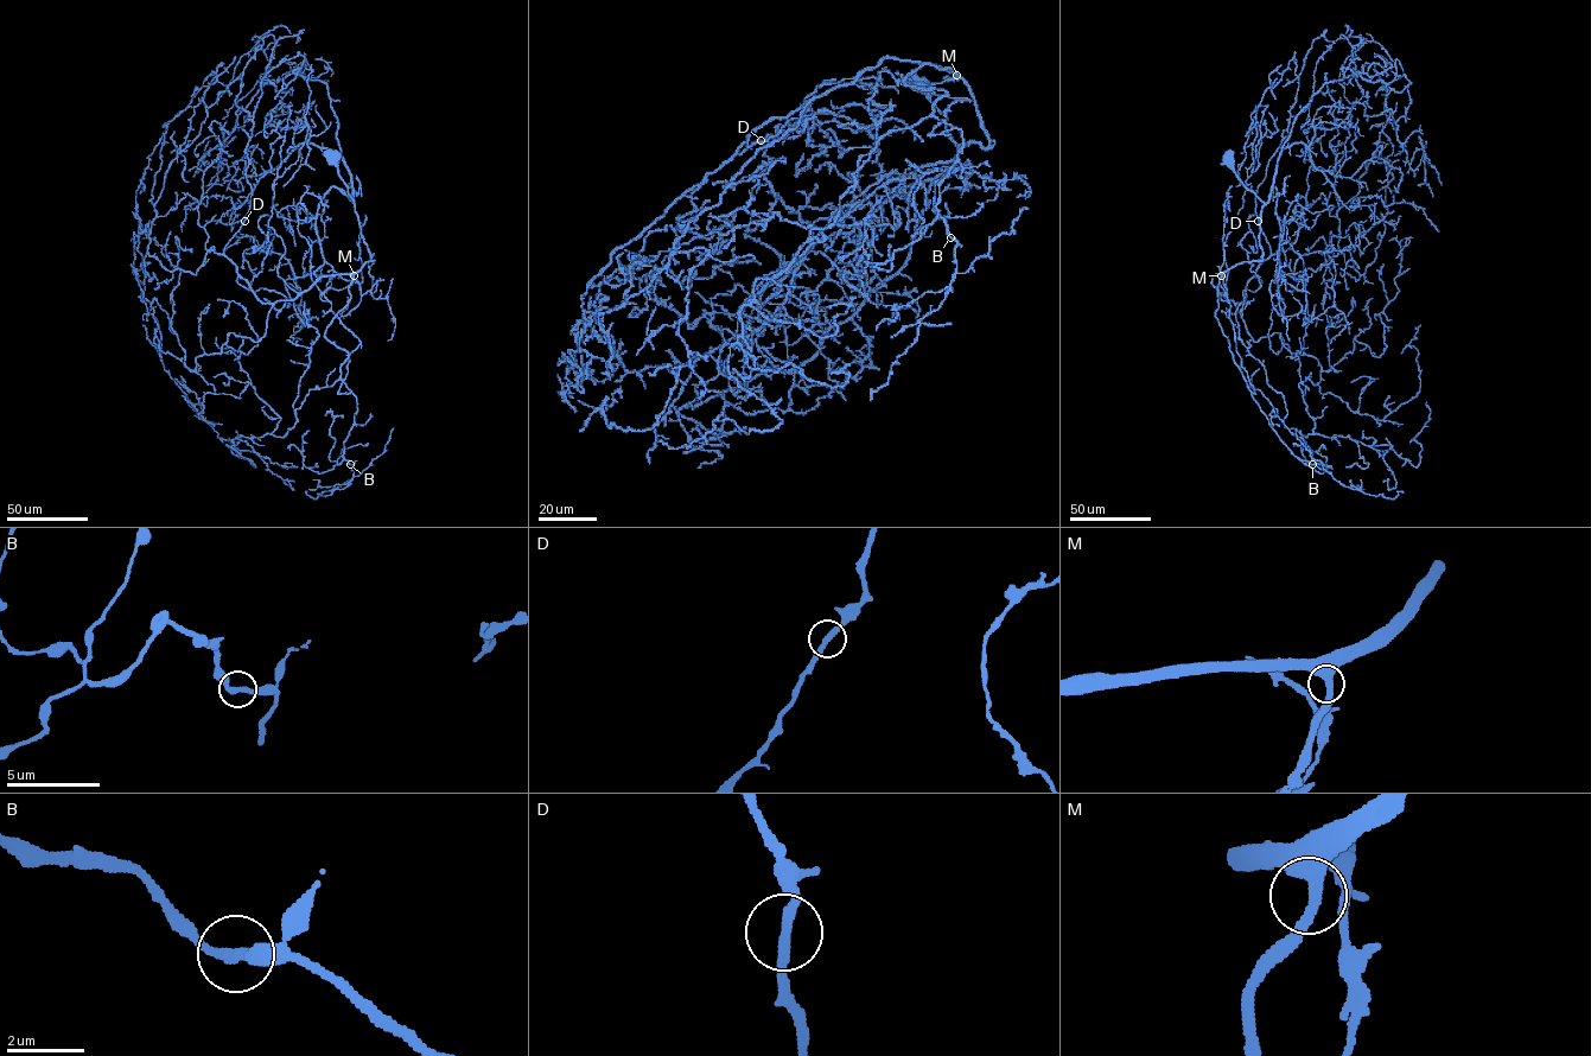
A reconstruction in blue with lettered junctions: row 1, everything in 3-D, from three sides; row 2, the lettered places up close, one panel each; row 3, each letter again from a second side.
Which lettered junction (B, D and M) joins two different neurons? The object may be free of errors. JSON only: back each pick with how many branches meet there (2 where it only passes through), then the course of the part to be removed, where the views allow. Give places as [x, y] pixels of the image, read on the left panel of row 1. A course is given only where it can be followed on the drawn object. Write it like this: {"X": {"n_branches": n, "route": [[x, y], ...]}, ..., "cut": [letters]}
{"cut": []}

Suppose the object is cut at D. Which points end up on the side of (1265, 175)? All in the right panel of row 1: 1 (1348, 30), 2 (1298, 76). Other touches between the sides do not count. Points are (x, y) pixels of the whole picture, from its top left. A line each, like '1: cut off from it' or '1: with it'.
1: with it
2: with it

